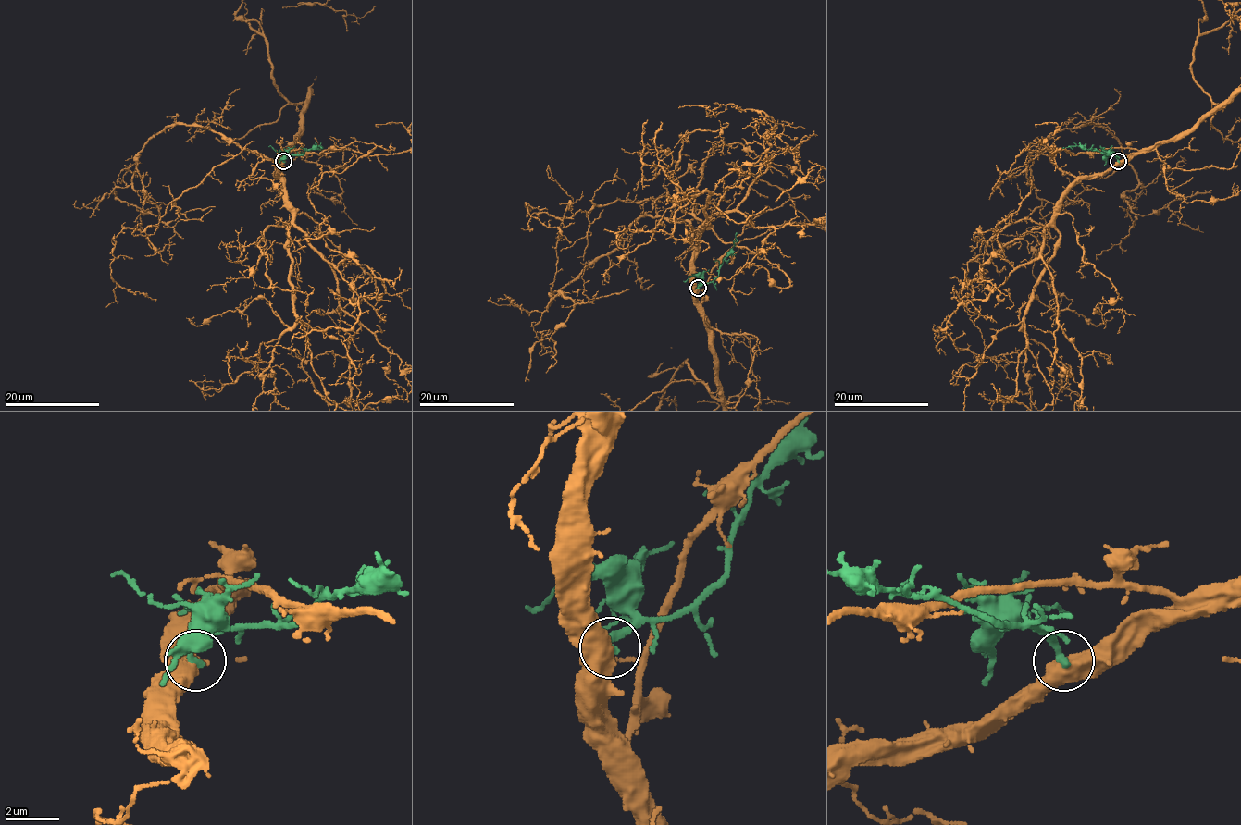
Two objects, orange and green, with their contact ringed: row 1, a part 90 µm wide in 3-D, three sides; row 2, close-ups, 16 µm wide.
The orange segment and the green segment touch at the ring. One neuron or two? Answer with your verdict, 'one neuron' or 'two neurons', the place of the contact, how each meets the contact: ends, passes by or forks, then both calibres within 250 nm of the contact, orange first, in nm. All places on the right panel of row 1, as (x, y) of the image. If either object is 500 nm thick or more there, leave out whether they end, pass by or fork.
two neurons; at (1118, 161); 750 nm thick on the orange side, 280 nm on the other

